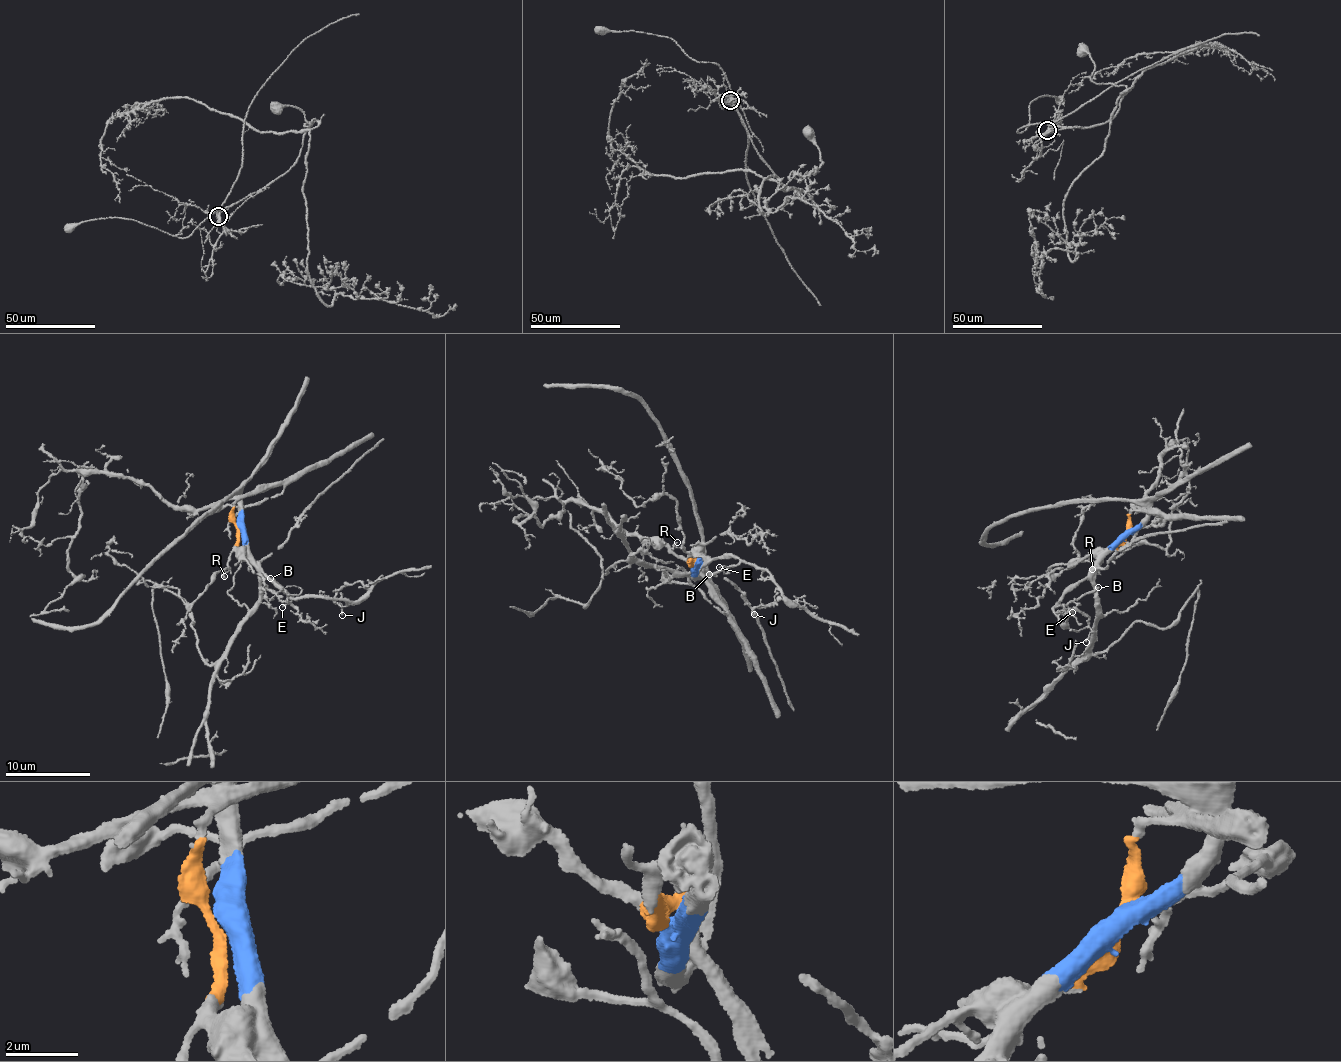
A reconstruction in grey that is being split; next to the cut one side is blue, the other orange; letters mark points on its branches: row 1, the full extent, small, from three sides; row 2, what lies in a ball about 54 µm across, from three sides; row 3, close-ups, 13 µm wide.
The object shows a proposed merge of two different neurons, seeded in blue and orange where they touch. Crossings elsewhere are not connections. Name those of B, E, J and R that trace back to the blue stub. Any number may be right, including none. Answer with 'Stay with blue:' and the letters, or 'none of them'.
Stay with blue: B, E, J

